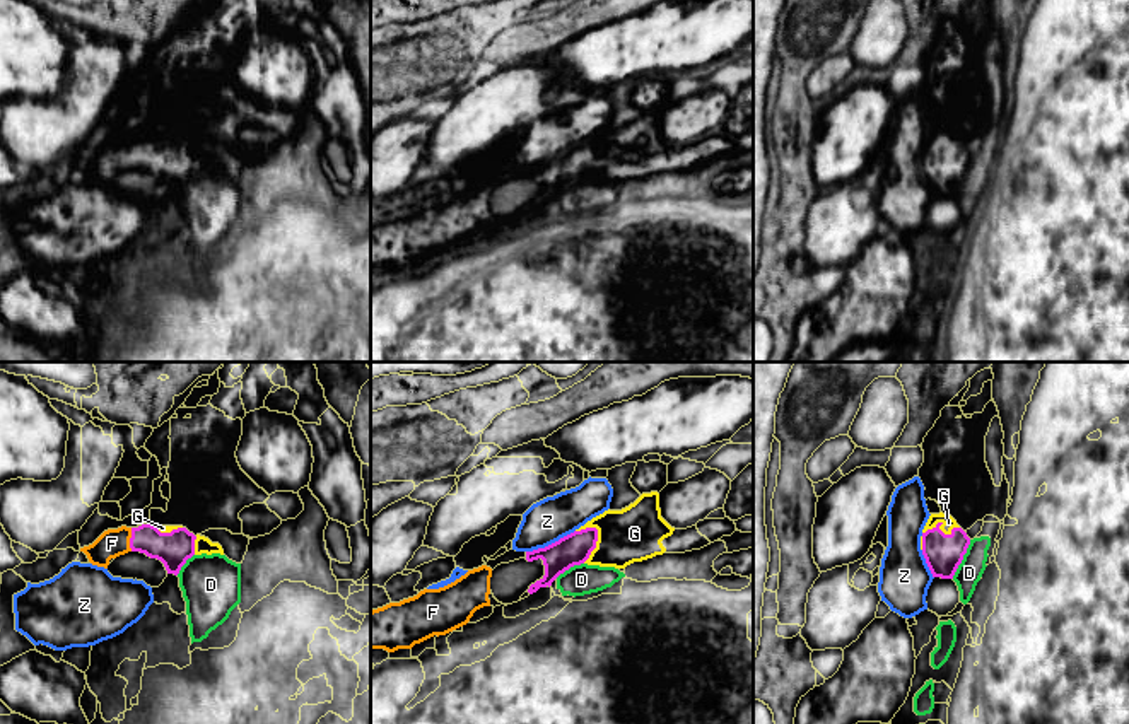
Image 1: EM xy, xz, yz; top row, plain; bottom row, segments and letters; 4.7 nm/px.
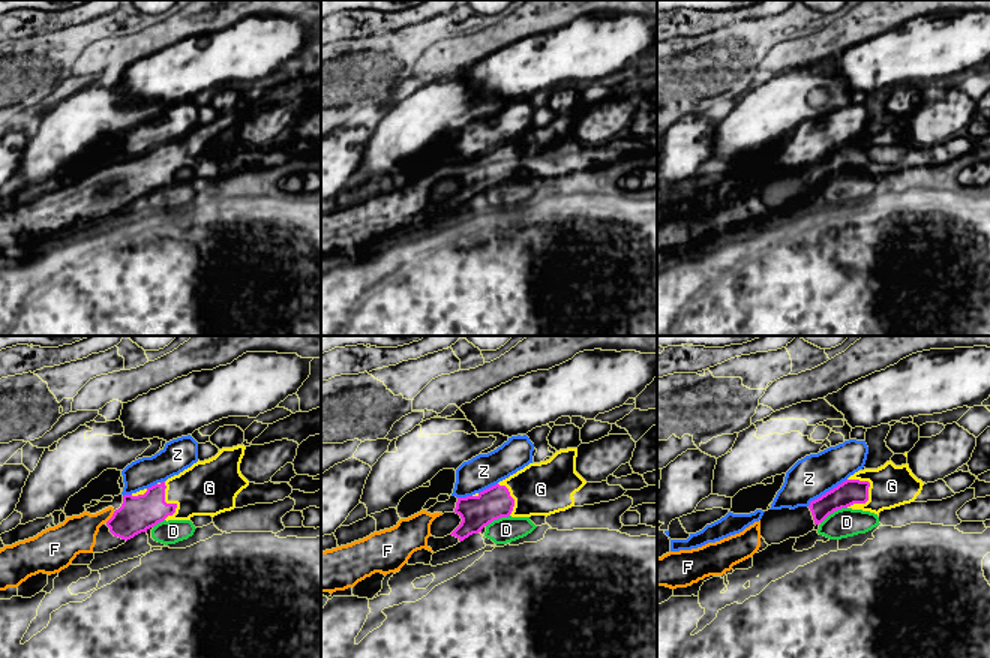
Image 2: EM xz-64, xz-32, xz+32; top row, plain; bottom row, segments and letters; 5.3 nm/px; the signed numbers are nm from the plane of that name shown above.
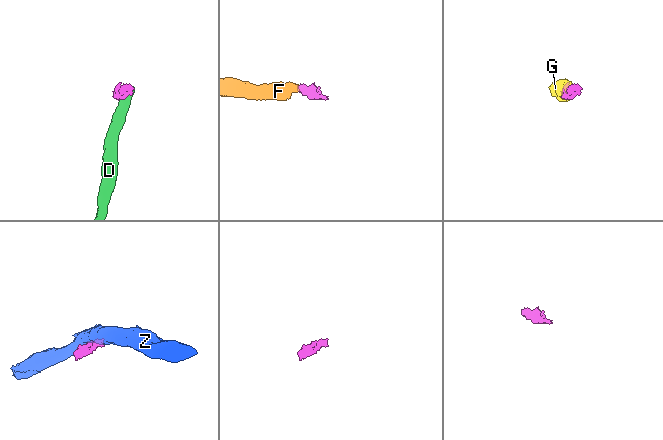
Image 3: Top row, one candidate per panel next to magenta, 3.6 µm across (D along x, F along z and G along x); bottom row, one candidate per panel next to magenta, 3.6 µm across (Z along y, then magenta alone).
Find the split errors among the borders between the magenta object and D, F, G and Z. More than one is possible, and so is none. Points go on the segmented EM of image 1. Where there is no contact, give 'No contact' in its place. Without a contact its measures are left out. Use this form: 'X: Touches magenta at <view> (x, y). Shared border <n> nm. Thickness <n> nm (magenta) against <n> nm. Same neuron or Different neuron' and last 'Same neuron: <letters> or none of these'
D: Touches magenta at yz (962, 559). Shared border 200 nm. Thickness 180 nm (magenta) against 120 nm. Different neuron
F: Touches magenta at xy (130, 540). Shared border 110 nm. Thickness 160 nm (magenta) against 140 nm. Same neuron
G: Touches magenta at xz (595, 545). Shared border 190 nm. Thickness 150 nm (magenta) against 260 nm. Same neuron
Z: Touches magenta at xz (552, 543). Shared border 260 nm. Thickness 150 nm (magenta) against 200 nm. Different neuron
Same neuron: F, G

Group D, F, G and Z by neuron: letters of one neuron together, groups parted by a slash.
D / F G / Z

